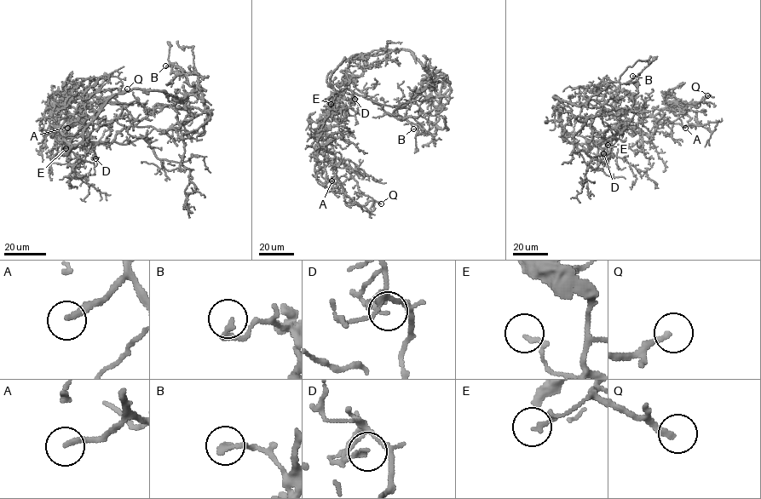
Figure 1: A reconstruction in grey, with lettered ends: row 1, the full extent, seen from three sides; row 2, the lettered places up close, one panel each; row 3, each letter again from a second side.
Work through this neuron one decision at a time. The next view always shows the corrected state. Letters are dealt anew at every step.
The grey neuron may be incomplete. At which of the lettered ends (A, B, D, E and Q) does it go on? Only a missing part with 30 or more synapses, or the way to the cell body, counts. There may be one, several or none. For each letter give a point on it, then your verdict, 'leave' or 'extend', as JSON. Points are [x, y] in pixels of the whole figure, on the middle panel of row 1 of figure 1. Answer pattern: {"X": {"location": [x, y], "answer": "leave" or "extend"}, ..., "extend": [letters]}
{"A": {"location": [331, 180], "answer": "extend"}, "B": {"location": [413, 129], "answer": "leave"}, "D": {"location": [354, 99], "answer": "leave"}, "E": {"location": [331, 104], "answer": "leave"}, "Q": {"location": [381, 203], "answer": "extend"}, "extend": ["A", "Q"]}

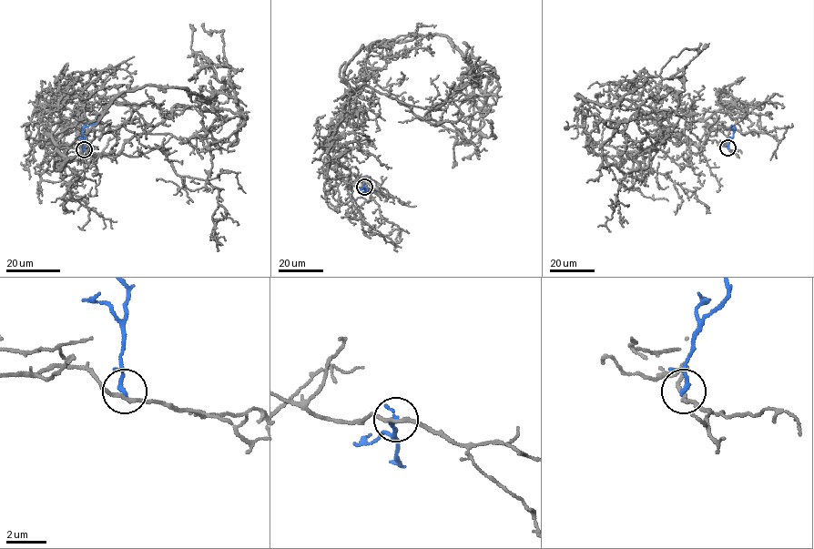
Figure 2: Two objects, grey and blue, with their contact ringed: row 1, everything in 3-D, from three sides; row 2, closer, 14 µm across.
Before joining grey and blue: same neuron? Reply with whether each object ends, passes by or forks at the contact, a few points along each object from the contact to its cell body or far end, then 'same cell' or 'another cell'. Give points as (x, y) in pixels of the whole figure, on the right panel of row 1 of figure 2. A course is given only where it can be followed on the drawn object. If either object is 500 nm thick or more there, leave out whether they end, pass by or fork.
grey passes by; blue passes by; grey runs (727, 147), (720, 127), (629, 157), (584, 131), (575, 96), (614, 106), (683, 75), (660, 145); blue runs (727, 147), (734, 130), (731, 125); another cell

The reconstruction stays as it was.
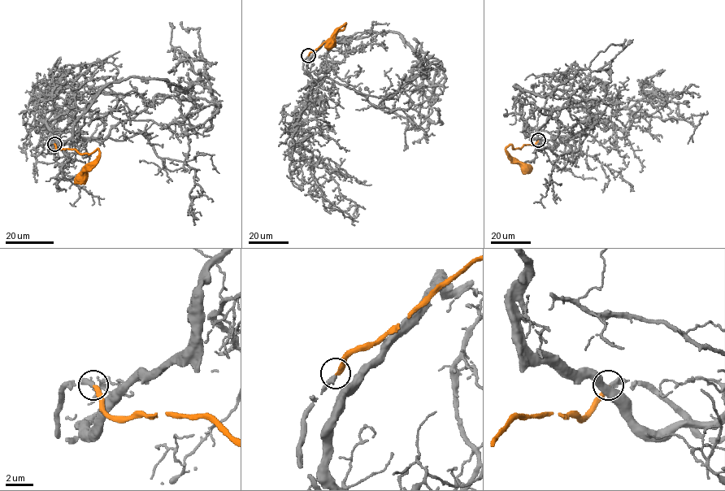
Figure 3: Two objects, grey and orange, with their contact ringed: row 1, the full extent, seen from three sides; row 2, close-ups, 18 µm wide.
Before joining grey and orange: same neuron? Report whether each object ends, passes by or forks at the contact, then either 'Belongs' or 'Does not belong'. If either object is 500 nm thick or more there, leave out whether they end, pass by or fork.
At the ring grey ends. At the ring orange ends. Belongs

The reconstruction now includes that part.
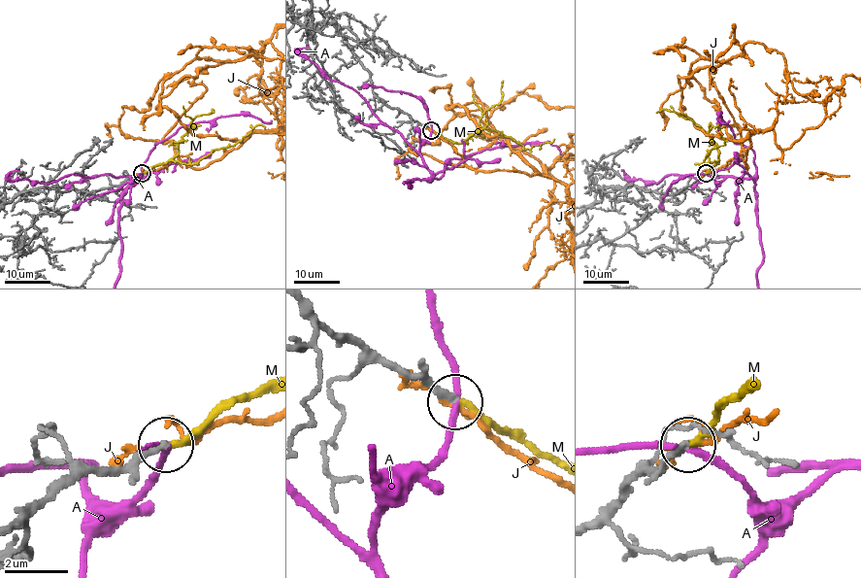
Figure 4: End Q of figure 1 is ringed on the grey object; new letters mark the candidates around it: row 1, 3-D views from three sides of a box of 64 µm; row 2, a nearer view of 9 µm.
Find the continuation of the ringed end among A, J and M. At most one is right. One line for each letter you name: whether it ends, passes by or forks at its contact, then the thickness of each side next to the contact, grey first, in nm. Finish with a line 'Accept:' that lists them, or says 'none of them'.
M: it ends there; 200 nm thick on the grey side, 190 nm on the other
Accept: M

